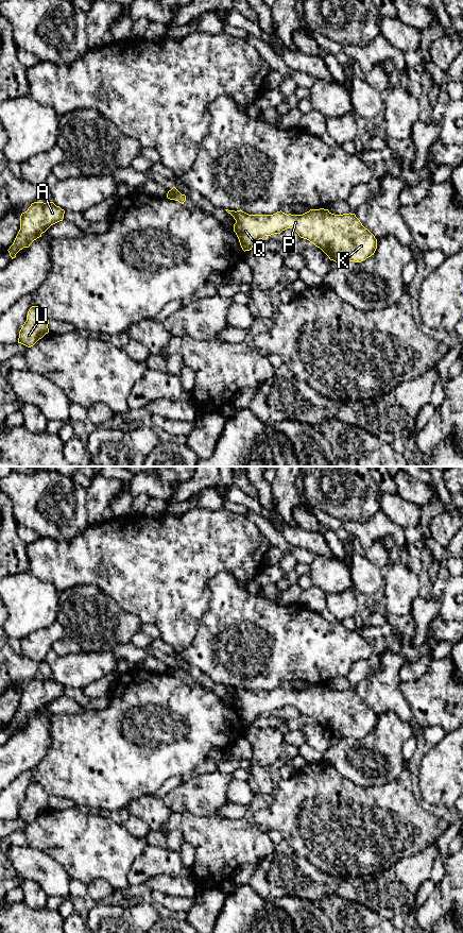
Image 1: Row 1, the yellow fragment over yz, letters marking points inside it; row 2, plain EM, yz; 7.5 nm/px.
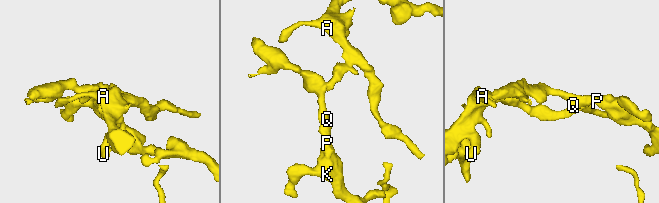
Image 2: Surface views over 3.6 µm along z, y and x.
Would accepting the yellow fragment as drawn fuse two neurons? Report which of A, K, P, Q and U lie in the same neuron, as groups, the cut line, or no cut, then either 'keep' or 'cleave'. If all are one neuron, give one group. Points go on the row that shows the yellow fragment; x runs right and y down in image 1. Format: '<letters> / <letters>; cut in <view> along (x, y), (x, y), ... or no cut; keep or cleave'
A U / K P Q; cut in yz along (171, 189), (173, 192), (181, 194); cleave

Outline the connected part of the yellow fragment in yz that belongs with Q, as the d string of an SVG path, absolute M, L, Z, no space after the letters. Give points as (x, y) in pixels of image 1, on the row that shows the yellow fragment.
M310 209L303 215L287 215L277 211L273 215L248 215L242 210L228 210L236 223L234 232L236 233L242 250L252 250L254 243L264 236L280 234L287 228L294 230L301 238L307 239L315 247L320 248L330 260L338 264L344 261L361 262L374 255L377 249L377 239L365 228L355 214L335 215L328 209Z

